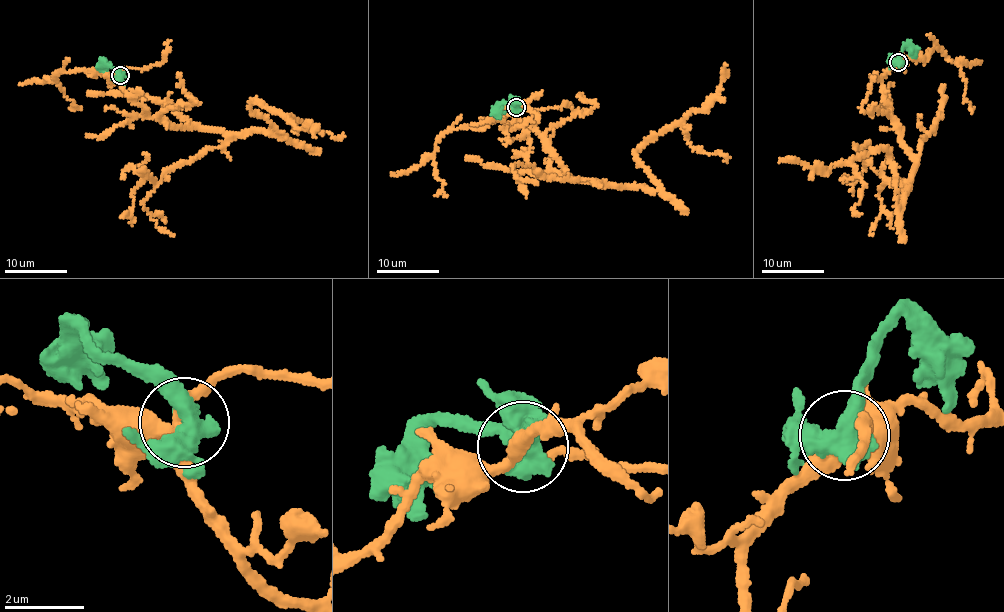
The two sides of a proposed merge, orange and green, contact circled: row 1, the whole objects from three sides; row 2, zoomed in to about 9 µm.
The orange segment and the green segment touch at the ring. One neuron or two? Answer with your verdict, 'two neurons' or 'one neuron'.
two neurons

